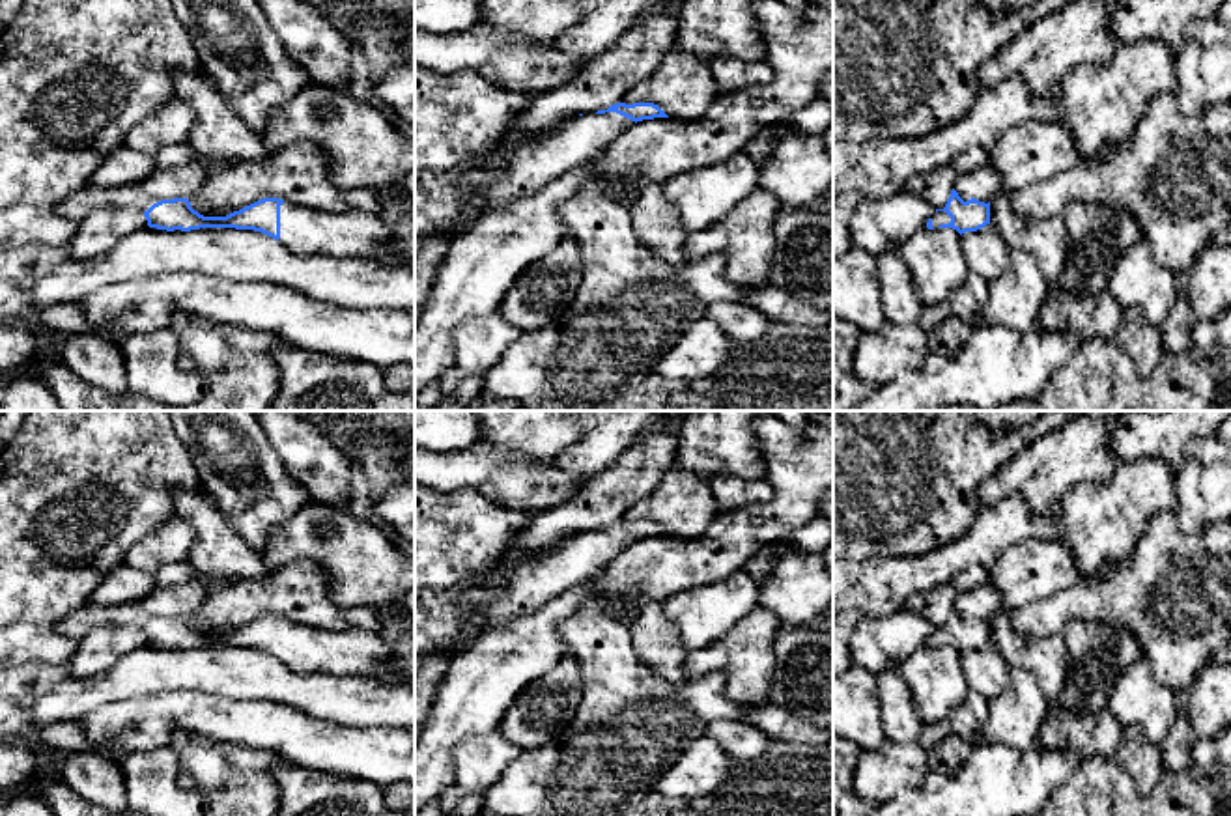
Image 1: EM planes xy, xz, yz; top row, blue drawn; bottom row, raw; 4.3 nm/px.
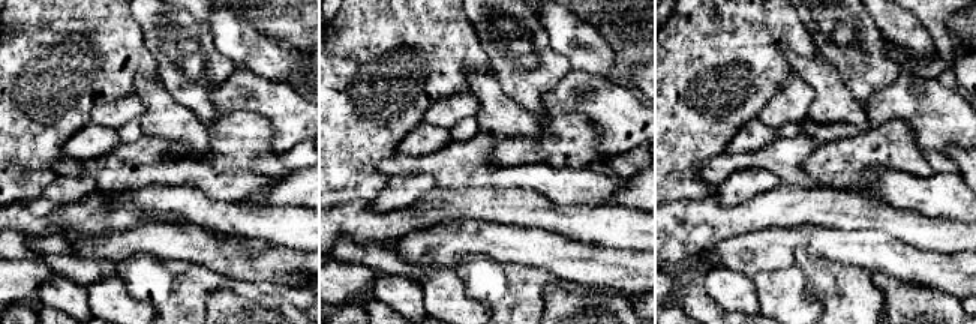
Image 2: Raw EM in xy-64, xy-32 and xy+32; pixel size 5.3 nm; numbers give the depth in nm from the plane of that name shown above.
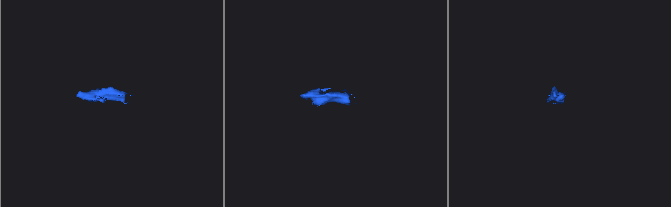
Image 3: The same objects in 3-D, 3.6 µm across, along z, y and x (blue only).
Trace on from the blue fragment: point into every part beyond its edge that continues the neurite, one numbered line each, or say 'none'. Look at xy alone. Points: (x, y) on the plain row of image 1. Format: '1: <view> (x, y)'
1: xy (183, 600)
2: xy (352, 652)

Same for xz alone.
1: xz (507, 592)

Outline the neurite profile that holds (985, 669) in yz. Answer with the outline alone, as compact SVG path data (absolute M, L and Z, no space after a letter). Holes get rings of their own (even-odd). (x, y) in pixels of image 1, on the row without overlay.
M992 642L960 654L969 691L992 700L1011 682L1011 667Z

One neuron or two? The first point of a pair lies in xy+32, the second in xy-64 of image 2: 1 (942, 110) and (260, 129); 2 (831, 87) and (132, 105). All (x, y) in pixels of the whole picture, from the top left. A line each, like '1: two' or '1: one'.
1: two
2: two

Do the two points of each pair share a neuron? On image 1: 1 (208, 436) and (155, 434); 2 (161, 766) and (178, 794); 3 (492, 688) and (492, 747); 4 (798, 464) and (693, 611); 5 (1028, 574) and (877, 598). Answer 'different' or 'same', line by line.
1: different
2: same
3: different
4: different
5: different

